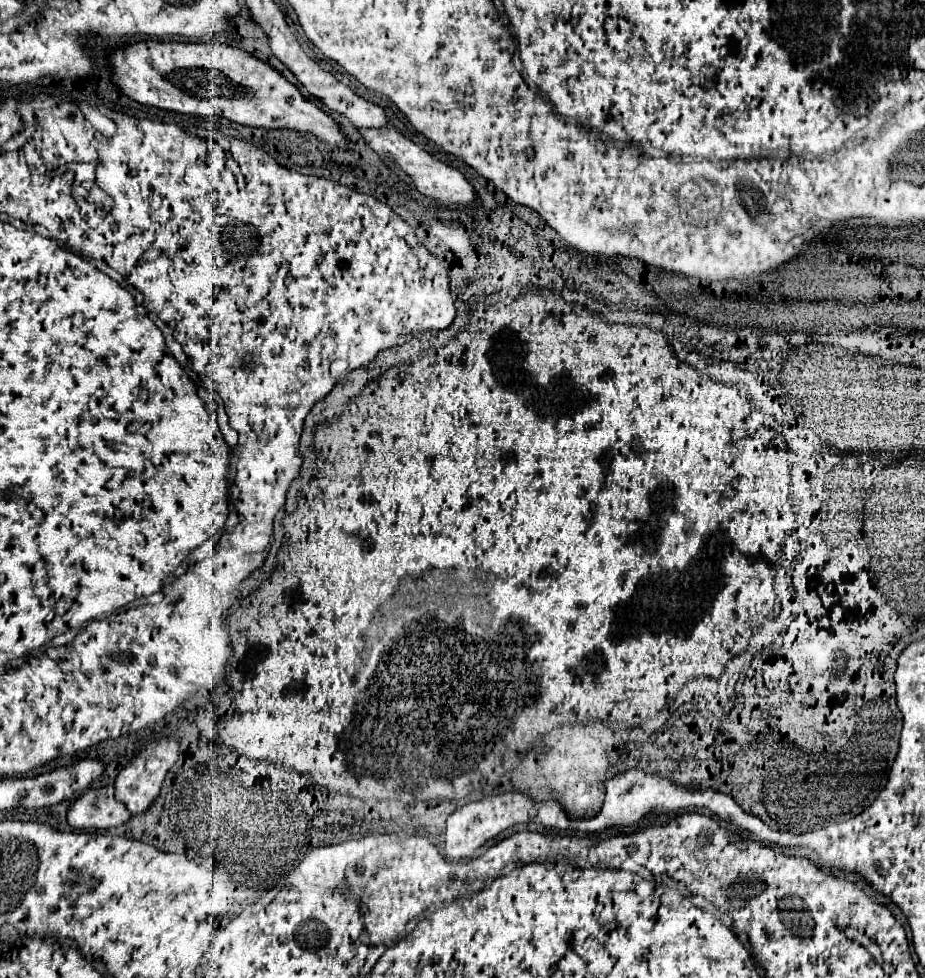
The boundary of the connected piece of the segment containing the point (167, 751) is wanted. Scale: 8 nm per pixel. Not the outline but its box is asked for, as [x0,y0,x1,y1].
[114,737,180,815]

